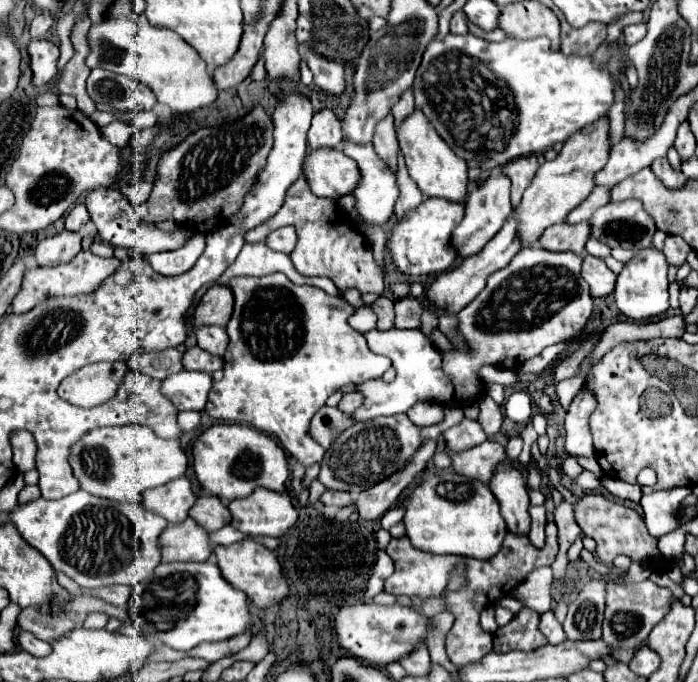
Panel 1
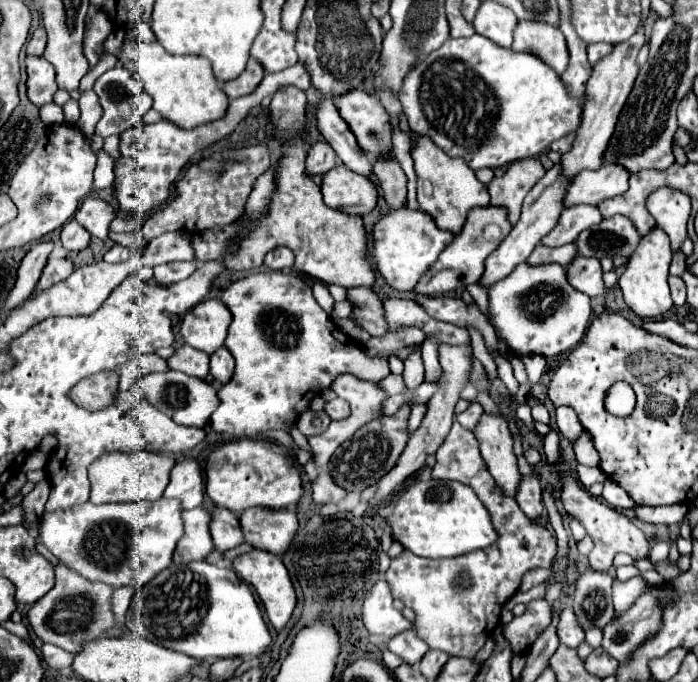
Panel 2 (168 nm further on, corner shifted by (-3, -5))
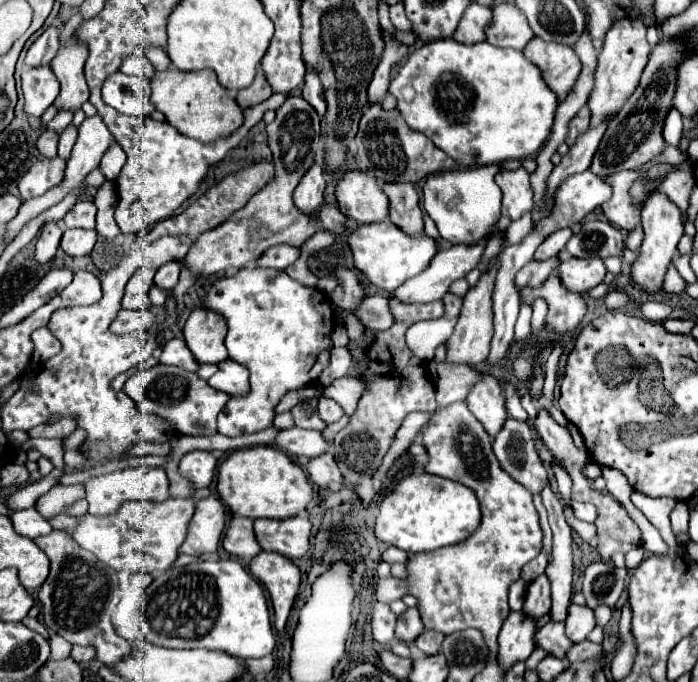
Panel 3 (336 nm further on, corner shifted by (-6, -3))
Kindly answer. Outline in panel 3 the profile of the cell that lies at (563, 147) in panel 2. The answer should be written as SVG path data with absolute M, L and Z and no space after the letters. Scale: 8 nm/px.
M583 106L573 116L573 120L569 122L569 132L567 132L567 138L565 138L565 144L567 146L571 146L575 142L575 138L581 136L581 132L585 132L585 128L589 128L589 122L585 122L585 120L589 120L589 108L587 106Z

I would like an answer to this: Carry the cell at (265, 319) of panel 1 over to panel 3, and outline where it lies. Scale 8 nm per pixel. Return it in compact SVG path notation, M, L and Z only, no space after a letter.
M241 268L235 276L221 278L205 296L205 308L211 308L227 318L227 338L225 348L229 350L229 356L243 364L249 370L249 384L251 390L245 396L231 396L225 408L221 410L221 416L217 416L217 430L225 436L241 436L241 434L253 434L259 430L265 430L271 426L275 418L275 406L279 400L291 392L305 388L319 380L321 372L329 366L333 342L333 310L329 298L317 290L307 288L291 280L283 270L273 268Z

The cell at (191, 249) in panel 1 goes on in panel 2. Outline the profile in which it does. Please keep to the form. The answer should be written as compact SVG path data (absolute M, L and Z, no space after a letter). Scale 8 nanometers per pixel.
M190 260L190 262L168 262L168 264L154 266L154 280L162 286L176 284L188 278L196 270L196 264L198 264L196 260Z

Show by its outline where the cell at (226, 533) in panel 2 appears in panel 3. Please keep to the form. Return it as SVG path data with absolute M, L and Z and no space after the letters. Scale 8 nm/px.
M233 516L229 522L229 528L223 538L223 548L231 556L243 556L253 558L261 552L255 534L253 534L253 520L245 520L241 516Z

